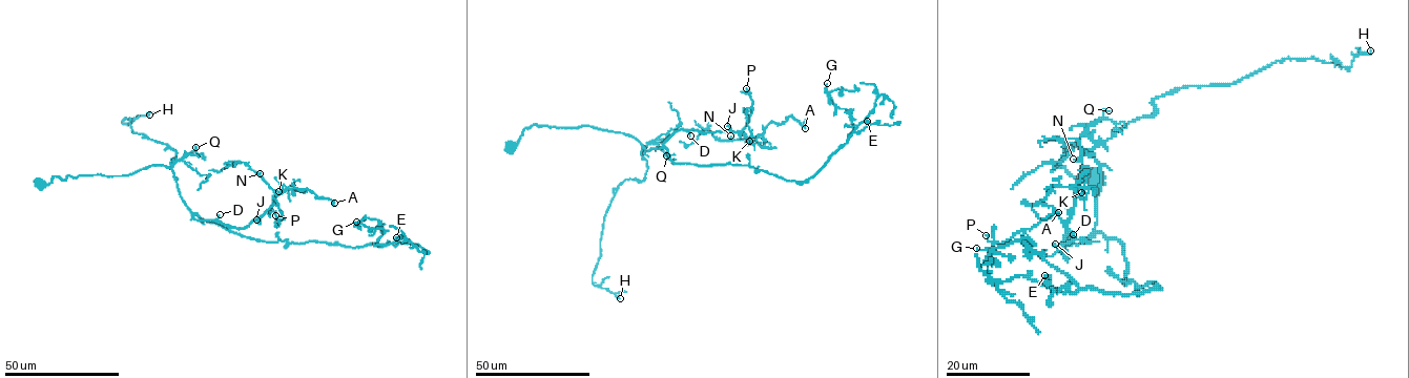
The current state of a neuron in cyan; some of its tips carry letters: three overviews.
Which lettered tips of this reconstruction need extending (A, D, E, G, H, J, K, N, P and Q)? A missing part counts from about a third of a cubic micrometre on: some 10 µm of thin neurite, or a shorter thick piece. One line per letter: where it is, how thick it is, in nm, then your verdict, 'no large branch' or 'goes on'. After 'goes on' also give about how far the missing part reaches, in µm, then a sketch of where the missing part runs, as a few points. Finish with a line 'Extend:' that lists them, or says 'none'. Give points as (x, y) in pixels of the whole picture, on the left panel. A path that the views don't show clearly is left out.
A: at (334, 203); 130 nm thick; no large branch
D: at (220, 214); 130 nm thick; no large branch
E: at (396, 237); 480 nm thick; no large branch
G: at (356, 222); 120 nm thick; goes on; about 30 µm are missing; missing branch runs (356, 222), (353, 222), (353, 211), (388, 226)
H: at (149, 114); 150 nm thick; no large branch
J: at (256, 219); 140 nm thick; no large branch
K: at (278, 191); 150 nm thick; no large branch
N: at (260, 173); 110 nm thick; no large branch
P: at (275, 215); 120 nm thick; no large branch
Q: at (195, 147); 180 nm thick; no large branch
Extend: G

